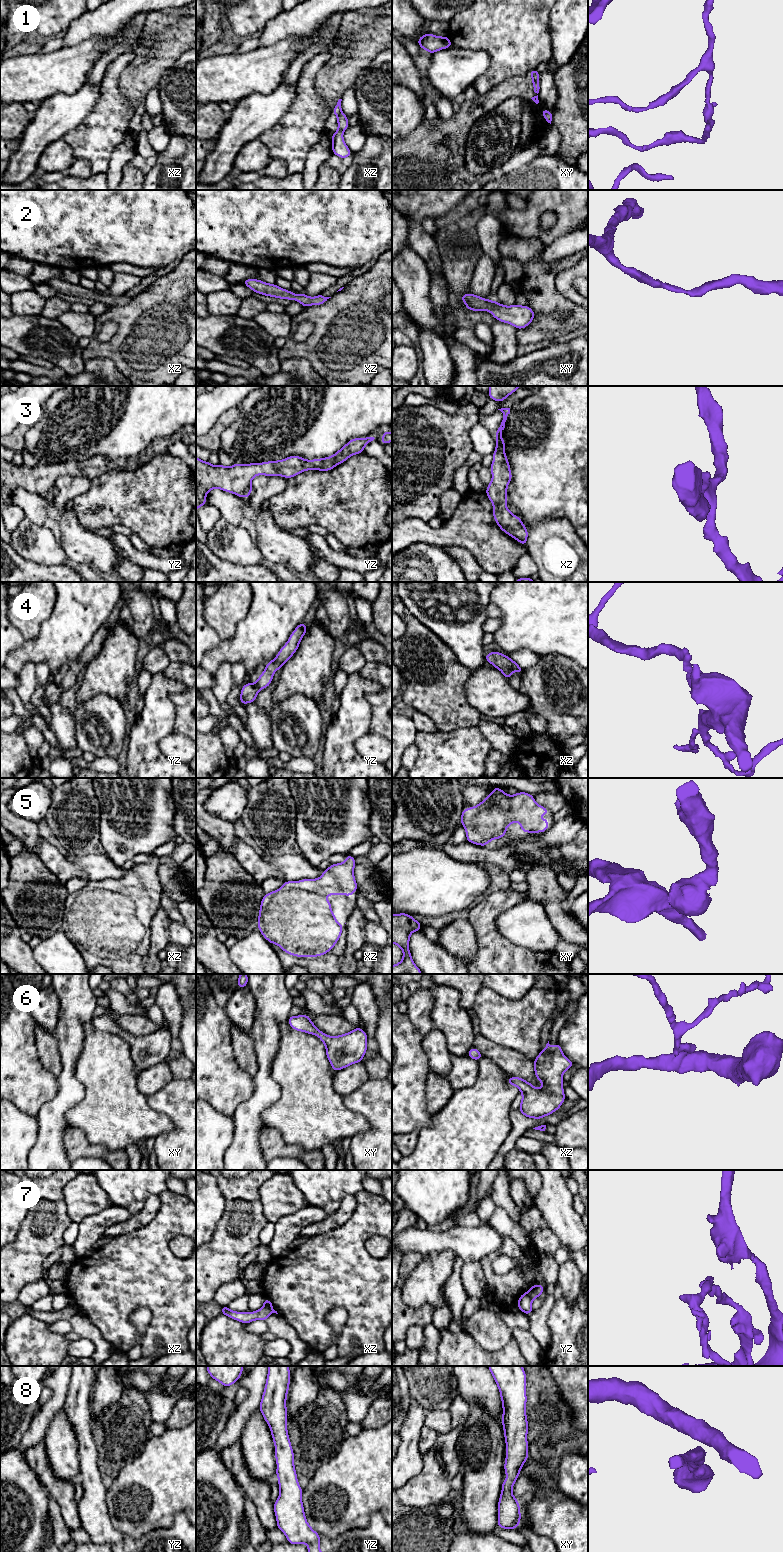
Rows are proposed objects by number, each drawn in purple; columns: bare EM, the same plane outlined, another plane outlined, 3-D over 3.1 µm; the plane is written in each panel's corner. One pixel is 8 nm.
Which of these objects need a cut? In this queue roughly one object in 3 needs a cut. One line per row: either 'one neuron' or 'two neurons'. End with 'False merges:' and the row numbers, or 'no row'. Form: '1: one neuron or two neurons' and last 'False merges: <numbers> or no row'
1: two neurons
2: one neuron
3: one neuron
4: one neuron
5: one neuron
6: one neuron
7: two neurons
8: one neuron
False merges: 1, 7

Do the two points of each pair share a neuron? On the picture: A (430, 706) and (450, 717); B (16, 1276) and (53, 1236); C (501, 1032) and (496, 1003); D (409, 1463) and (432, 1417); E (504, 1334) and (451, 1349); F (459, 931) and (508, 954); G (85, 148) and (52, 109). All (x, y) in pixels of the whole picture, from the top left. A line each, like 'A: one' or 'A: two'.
A: one
B: one
C: one
D: two
E: two
F: two
G: two

